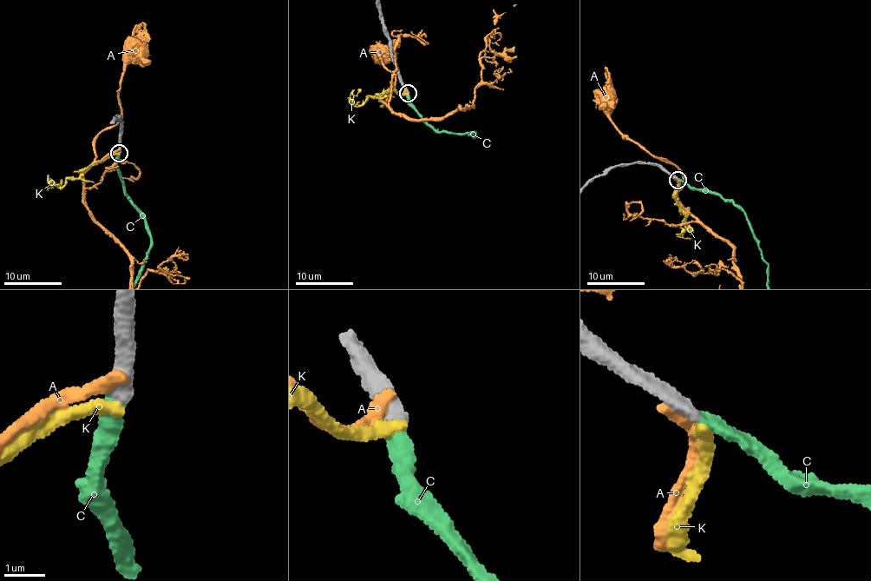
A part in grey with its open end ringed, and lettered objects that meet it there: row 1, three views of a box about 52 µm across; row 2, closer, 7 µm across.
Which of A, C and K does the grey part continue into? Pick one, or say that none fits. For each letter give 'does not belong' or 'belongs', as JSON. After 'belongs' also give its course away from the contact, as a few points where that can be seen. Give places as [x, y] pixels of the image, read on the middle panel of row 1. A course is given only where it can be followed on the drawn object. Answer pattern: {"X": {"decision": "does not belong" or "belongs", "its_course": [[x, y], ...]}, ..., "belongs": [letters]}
{"A": {"decision": "does not belong"}, "C": {"decision": "belongs"}, "K": {"decision": "does not belong"}, "belongs": ["C"]}

